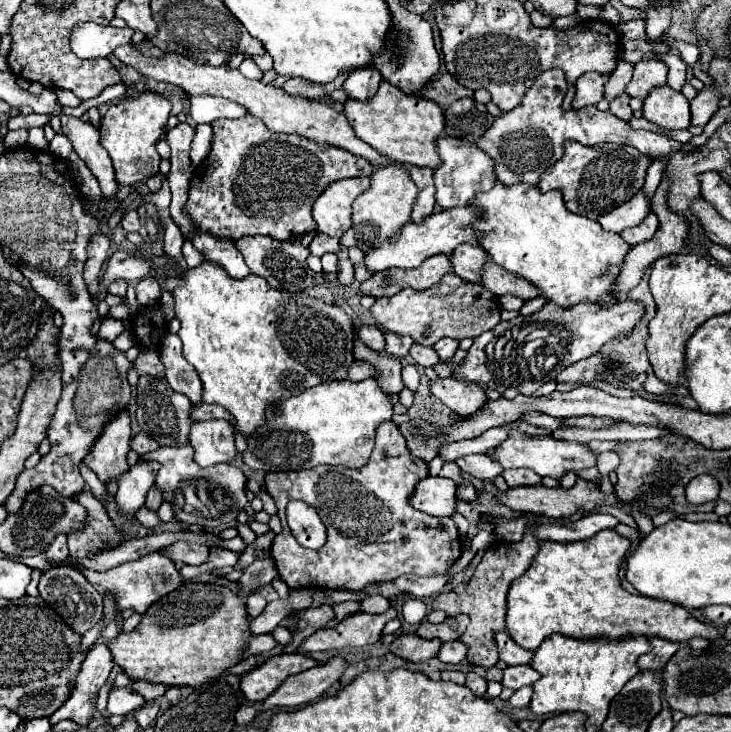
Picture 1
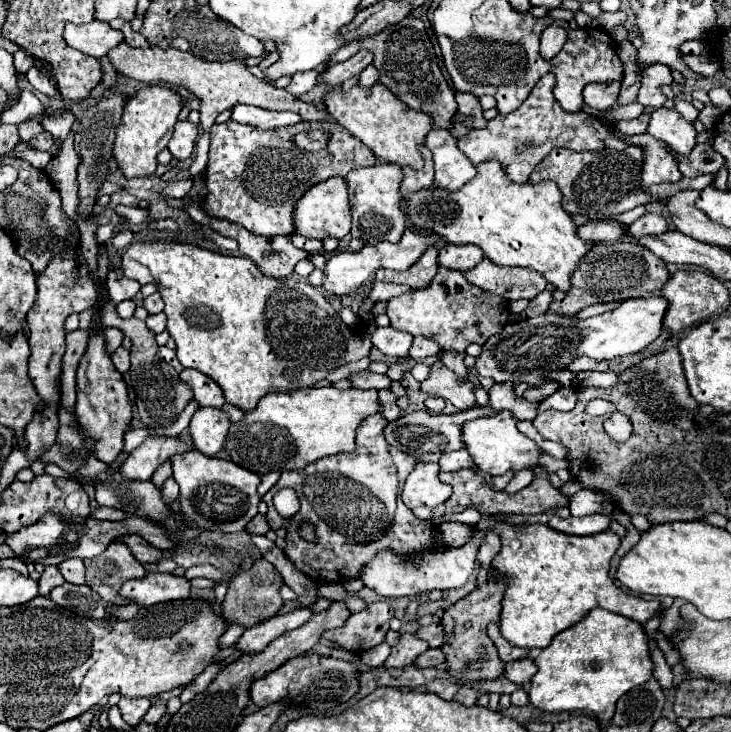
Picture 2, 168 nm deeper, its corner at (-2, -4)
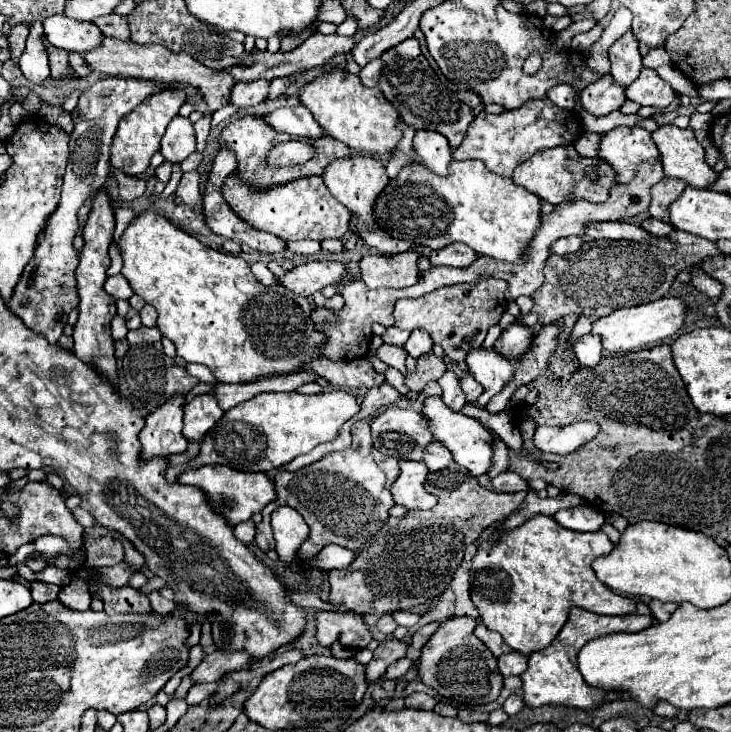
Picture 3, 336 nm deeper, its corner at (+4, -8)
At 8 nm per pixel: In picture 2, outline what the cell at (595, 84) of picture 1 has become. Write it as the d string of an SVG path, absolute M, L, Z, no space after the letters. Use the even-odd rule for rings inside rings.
M603 82L603 84L587 84L583 90L585 102L595 110L607 110L617 104L621 82Z

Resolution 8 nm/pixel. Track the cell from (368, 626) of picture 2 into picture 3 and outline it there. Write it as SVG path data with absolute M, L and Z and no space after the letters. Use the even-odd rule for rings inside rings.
M315 612L317 622L317 640L321 646L333 646L339 642L347 650L363 650L373 640L373 634L363 618L357 612Z

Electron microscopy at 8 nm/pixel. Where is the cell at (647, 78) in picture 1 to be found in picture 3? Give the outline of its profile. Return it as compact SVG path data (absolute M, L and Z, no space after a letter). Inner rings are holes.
M643 68L639 78L627 88L627 98L639 106L653 106L657 110L667 108L675 100L673 88L659 78L651 68Z

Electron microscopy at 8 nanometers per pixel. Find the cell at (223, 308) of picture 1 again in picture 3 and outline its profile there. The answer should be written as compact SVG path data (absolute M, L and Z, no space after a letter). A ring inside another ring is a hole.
M153 210L143 212L127 226L119 240L119 252L123 256L121 274L131 284L133 292L159 312L157 328L175 344L177 356L187 364L195 362L207 366L219 382L245 384L261 376L301 372L309 360L323 358L327 336L315 330L311 320L313 304L309 298L279 284L263 286L243 258L207 248Z

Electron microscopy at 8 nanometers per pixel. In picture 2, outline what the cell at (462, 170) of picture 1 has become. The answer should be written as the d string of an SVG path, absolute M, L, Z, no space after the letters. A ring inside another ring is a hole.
M431 130L425 138L425 146L433 152L435 186L453 192L475 176L475 164L457 148L457 140L447 130Z

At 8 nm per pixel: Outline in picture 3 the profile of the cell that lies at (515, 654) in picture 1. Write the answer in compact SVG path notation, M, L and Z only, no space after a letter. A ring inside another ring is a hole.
M483 622L477 624L477 628L475 628L475 636L477 636L477 638L479 638L479 640L493 652L495 658L513 652L513 648L509 648L509 646L505 644L505 640L501 638L501 634L497 634L497 632L489 632L489 630L485 628Z

